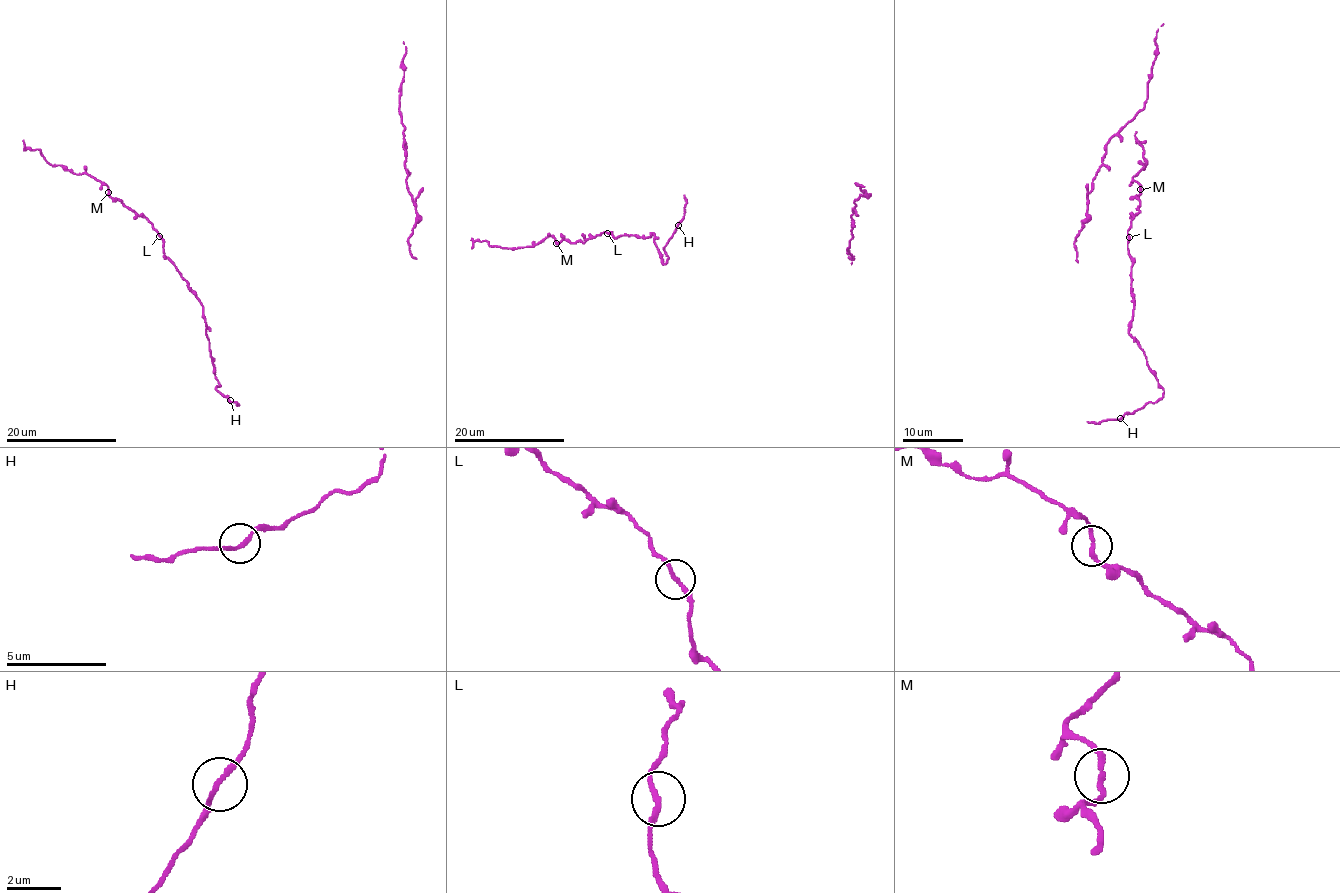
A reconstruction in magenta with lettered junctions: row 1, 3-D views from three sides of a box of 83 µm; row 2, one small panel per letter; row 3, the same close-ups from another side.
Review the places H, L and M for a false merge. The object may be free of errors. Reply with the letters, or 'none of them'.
none of them

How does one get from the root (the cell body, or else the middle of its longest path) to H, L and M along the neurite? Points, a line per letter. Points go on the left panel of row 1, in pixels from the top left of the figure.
H: (203, 306), (213, 373), (220, 385), (216, 389), (230, 400)
L: (203, 306), (165, 255), (163, 240), (159, 236)
M: (203, 306), (165, 255), (163, 238), (152, 225), (108, 193)

